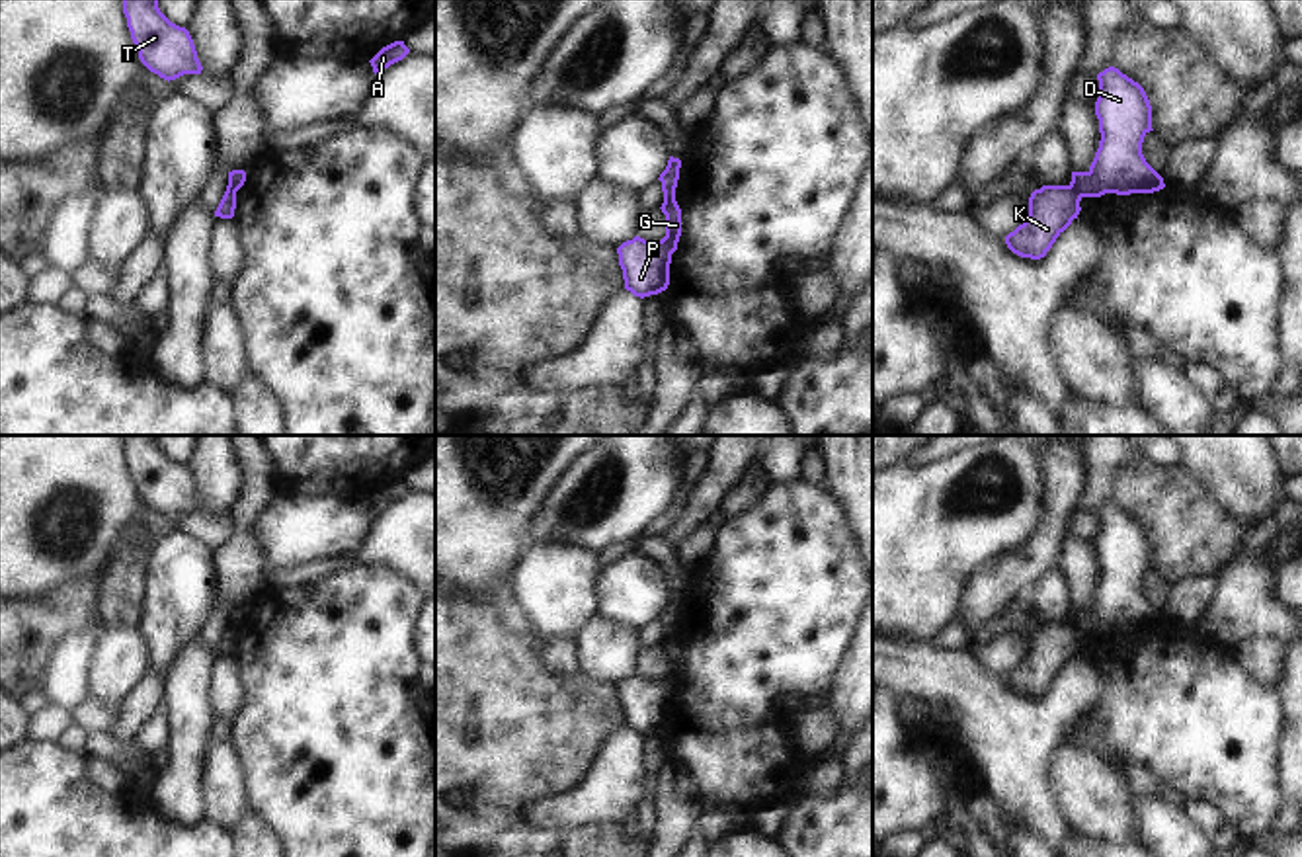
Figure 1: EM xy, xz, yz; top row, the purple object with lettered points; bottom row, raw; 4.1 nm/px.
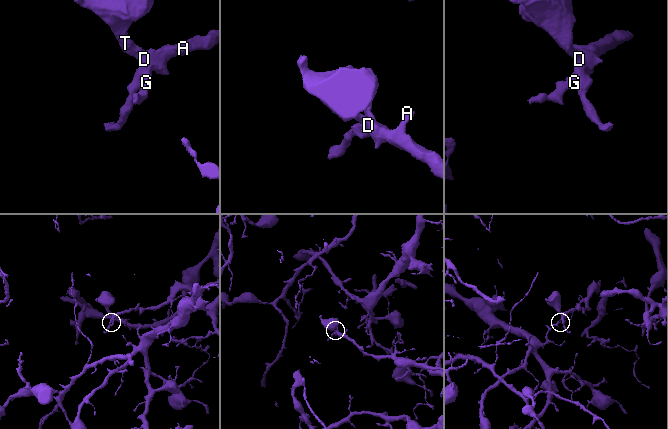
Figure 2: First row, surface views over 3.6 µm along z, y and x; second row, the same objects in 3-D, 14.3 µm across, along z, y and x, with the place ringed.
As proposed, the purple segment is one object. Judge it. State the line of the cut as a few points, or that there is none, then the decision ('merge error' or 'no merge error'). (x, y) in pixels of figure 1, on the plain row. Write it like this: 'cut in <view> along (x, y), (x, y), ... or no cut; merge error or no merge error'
cut in yz along (1070, 621), (1082, 633); merge error

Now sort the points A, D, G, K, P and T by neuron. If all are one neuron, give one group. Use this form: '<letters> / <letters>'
A D G P T / K

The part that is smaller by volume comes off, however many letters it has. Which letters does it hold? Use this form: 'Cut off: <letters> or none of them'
Cut off: K.

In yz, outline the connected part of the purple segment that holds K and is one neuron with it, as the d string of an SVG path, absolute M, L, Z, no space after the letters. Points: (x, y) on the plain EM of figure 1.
M1042 623L1029 634L1029 656L1005 673L1007 685L1040 697L1056 675L1078 656L1081 633L1072 623Z

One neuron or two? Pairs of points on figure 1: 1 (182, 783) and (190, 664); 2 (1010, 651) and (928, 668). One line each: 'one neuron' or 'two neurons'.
1: one neuron
2: two neurons

